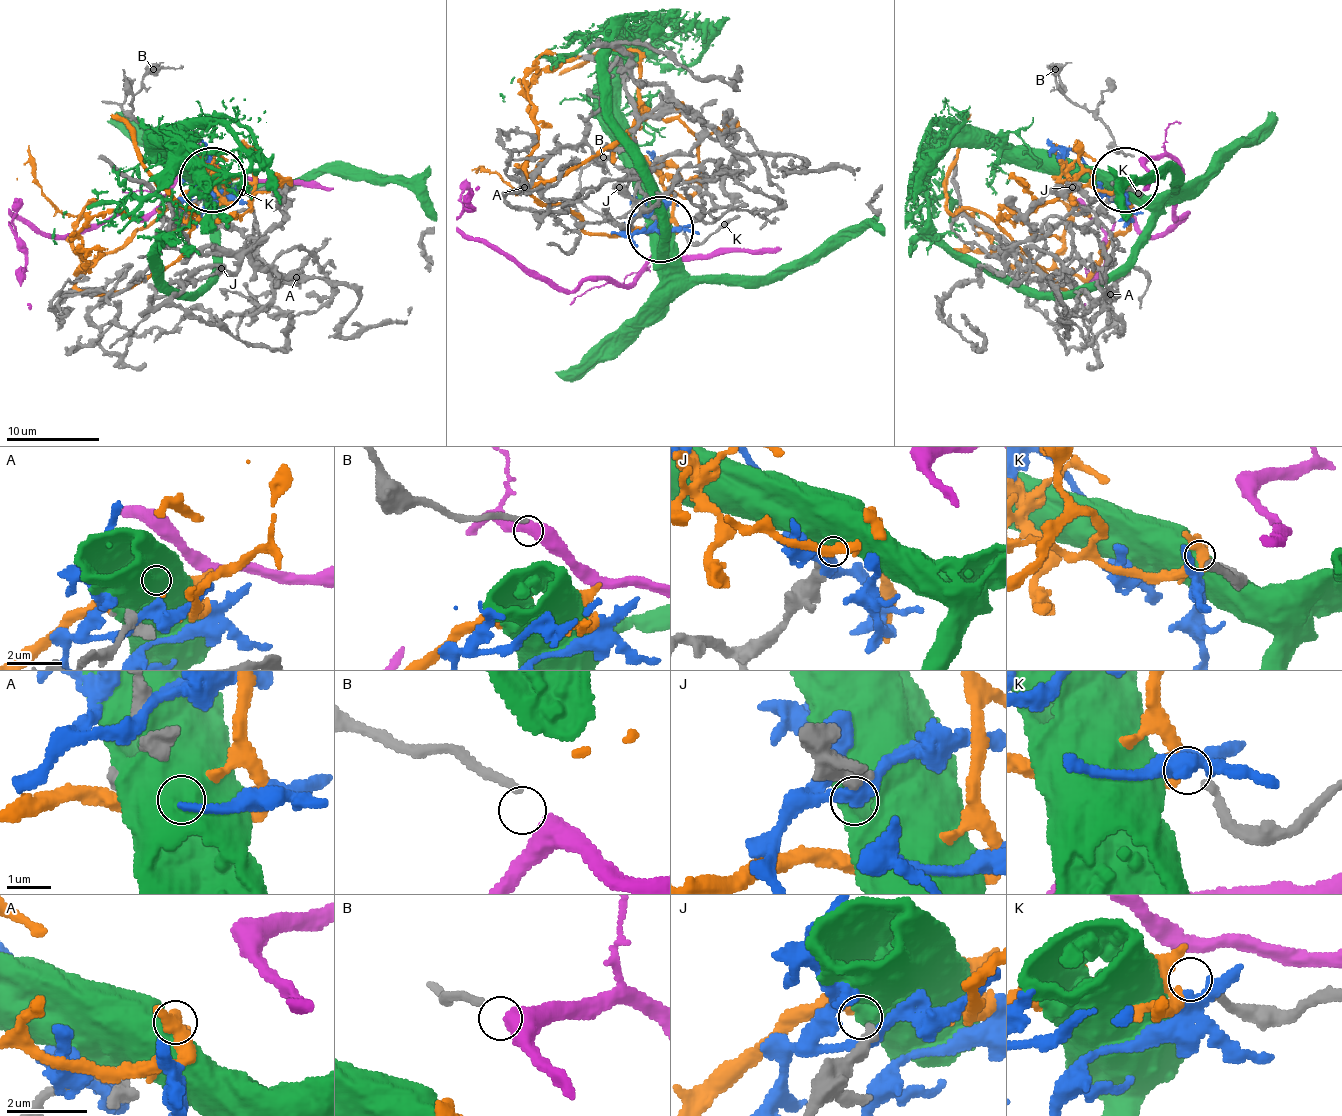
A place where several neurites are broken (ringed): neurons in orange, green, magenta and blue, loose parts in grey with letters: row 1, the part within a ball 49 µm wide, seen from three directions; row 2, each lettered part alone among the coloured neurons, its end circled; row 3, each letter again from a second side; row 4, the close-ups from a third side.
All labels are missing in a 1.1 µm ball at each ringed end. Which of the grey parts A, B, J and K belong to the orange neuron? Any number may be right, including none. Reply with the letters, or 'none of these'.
K

